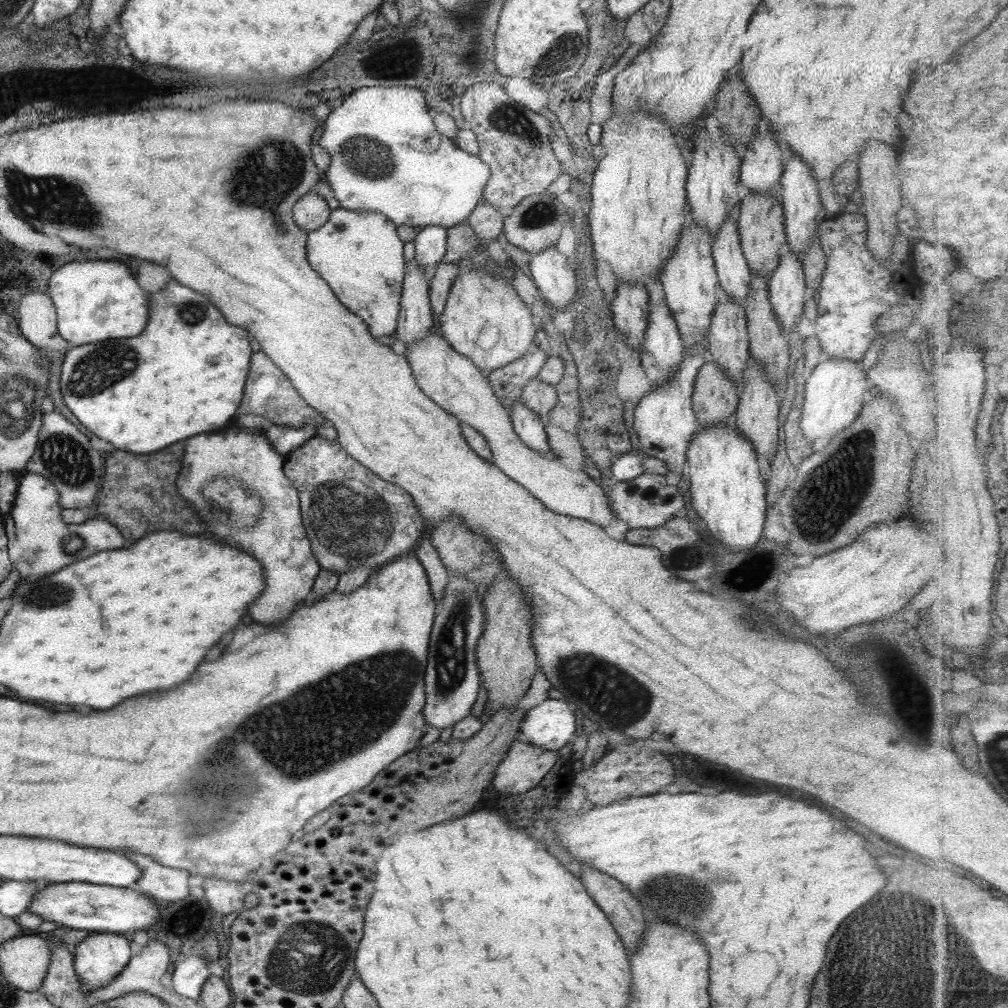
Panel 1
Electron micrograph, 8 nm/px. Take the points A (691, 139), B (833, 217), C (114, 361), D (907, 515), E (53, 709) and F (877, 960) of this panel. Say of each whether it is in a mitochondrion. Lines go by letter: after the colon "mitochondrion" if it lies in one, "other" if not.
A: other
B: other
C: mitochondrion
D: other
E: other
F: mitochondrion

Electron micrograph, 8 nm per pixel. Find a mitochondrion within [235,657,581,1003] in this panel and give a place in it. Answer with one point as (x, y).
(314, 966)

